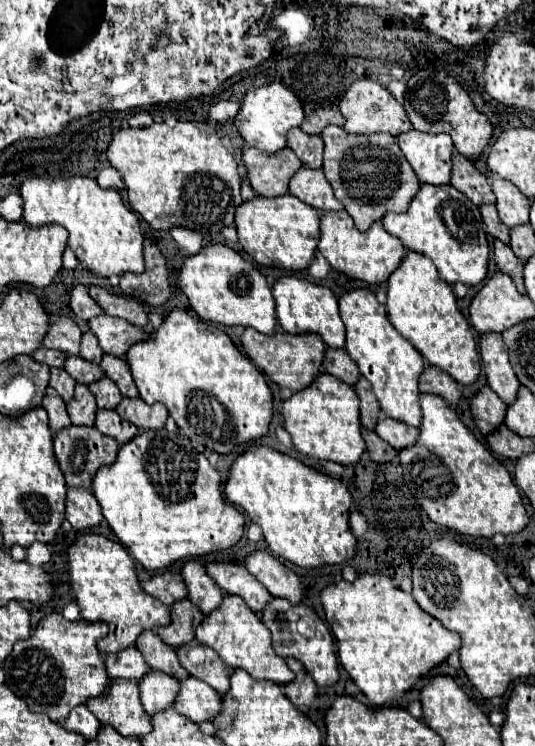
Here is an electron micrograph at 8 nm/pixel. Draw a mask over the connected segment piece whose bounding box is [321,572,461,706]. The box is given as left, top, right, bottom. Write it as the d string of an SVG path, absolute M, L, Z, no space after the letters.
M365 572L365 574L357 574L353 582L339 580L335 584L329 584L321 590L321 602L323 602L327 622L337 640L339 660L373 706L391 706L393 704L391 700L401 698L401 694L407 692L419 680L419 676L427 674L433 666L441 664L461 644L457 632L445 630L431 614L423 612L415 604L409 592L397 588L393 580L383 574Z

